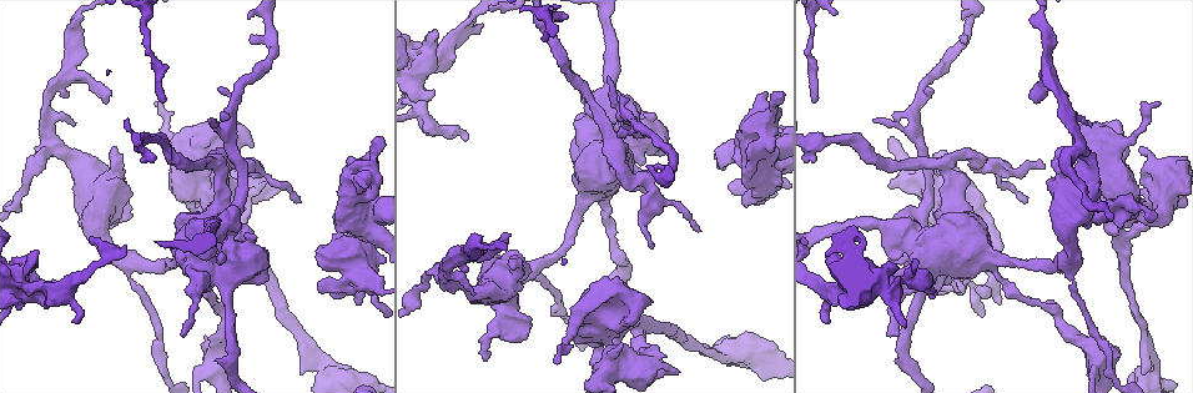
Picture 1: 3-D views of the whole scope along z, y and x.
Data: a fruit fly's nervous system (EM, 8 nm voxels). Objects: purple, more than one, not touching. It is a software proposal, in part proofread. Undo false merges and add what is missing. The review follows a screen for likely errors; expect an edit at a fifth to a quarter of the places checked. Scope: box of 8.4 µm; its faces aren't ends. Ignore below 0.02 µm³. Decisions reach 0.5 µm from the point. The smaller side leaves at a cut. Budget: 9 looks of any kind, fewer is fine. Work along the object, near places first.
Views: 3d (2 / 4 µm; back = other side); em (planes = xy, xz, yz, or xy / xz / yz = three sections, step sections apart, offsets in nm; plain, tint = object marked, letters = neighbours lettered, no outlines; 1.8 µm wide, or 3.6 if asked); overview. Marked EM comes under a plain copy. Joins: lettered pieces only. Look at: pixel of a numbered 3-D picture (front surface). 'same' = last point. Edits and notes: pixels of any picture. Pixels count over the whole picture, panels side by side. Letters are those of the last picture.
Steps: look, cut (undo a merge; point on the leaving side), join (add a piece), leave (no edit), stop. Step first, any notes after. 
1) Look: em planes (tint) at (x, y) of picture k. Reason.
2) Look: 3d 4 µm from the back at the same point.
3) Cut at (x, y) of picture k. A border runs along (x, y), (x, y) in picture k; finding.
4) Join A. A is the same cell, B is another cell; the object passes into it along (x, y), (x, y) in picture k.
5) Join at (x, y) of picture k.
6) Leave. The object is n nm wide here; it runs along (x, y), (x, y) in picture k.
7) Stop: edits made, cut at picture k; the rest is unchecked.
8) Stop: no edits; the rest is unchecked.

Look: 3d 4 µm at (1001, 250) of picture 1. An open end.

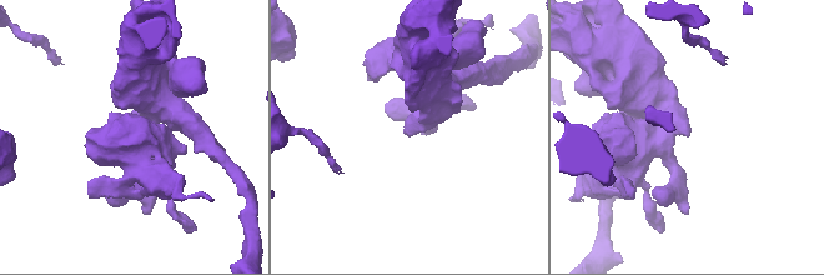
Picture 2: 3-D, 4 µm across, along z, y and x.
Look: em planes (letters) at (410, 136) of picture 2.

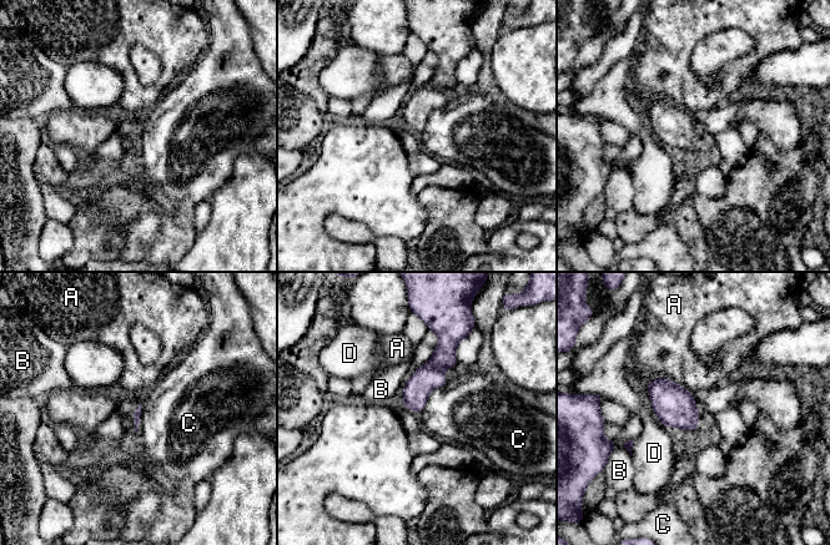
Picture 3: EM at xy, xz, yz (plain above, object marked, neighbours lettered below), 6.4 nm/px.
Cut at (449, 332) of picture 3. A, B, C and D are other cells; a second neuron is stuck on.

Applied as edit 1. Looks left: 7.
Look: em 3.6 µm planes (tint) at (242, 223) of picture 1. Closes a loop.

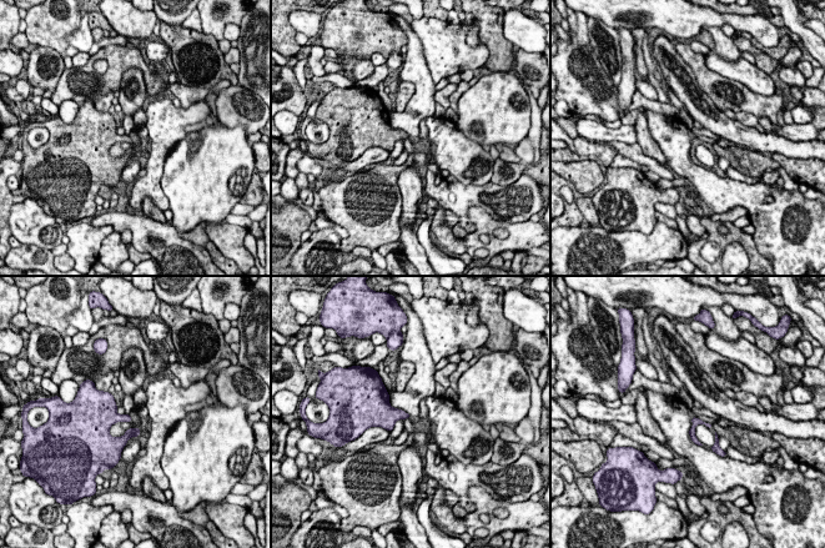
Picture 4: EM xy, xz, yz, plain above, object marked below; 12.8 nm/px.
Look: em 3.6 µm planes (letters) at the same point.

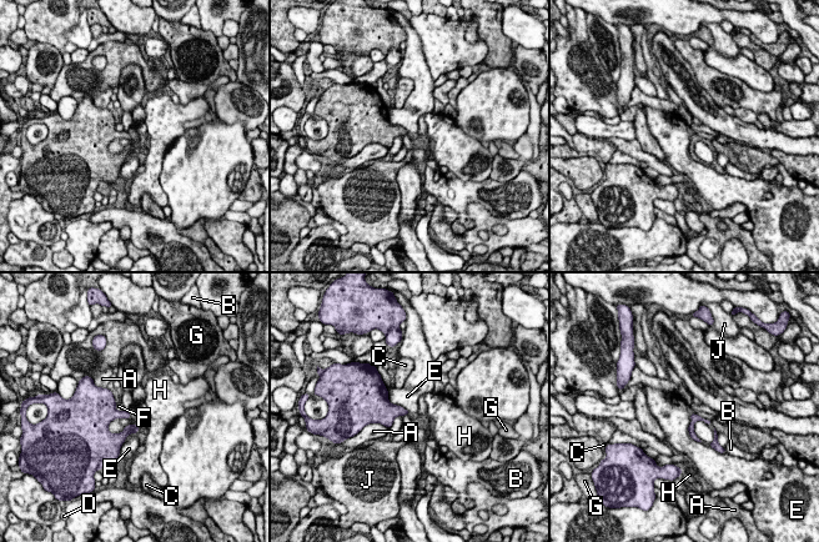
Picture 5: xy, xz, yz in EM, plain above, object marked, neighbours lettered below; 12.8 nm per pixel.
Leave. A, B, C, D, E, F, G, H and J are other cells; a border runs along (691, 413), (688, 433), (701, 442) in picture 5; all the same neuron.

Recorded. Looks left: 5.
Look: em yz step 8 (tint) at (616, 132) of picture 1. Branch stops here.

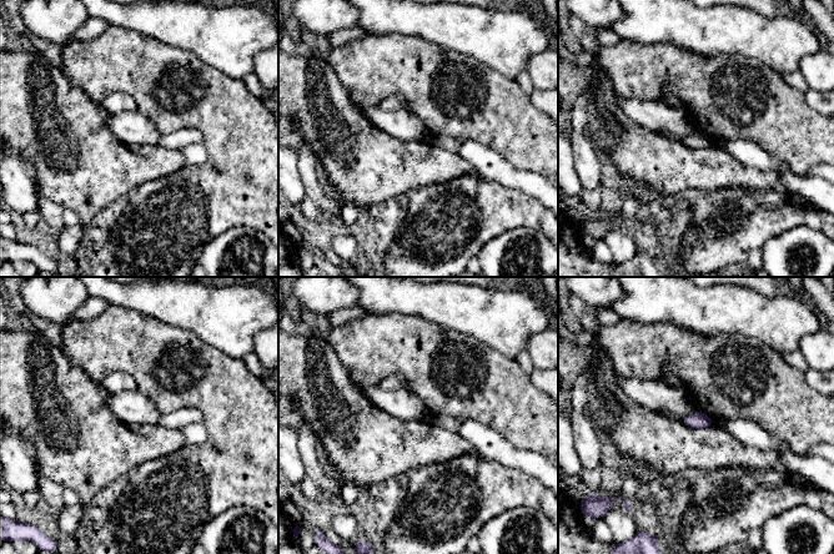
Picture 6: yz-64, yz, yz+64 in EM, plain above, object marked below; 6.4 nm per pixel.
Look: em planes (letters) at the same point.

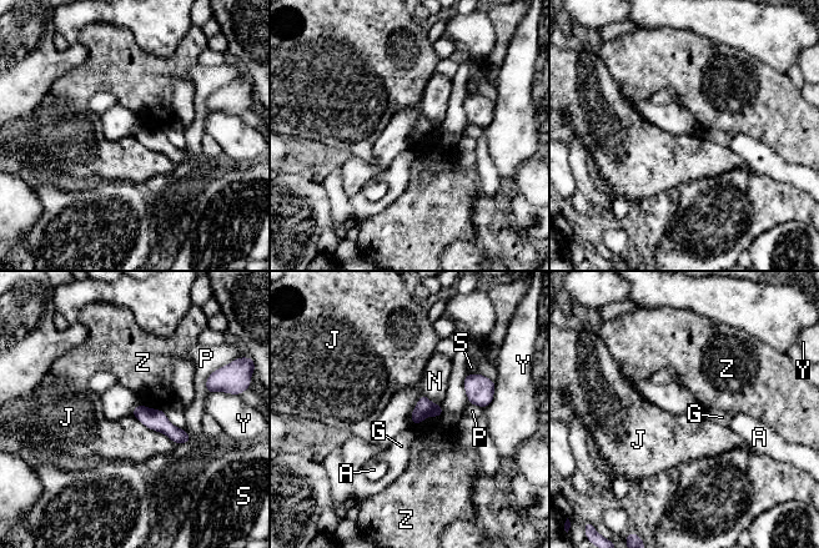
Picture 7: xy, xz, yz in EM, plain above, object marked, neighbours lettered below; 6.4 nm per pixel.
Leave. A, G, J, N, P, S, Y and Z are other cells; a border runs along (131, 415), (176, 443) in picture 7; none of them fits.

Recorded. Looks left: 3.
Look: overview. See it whole again.

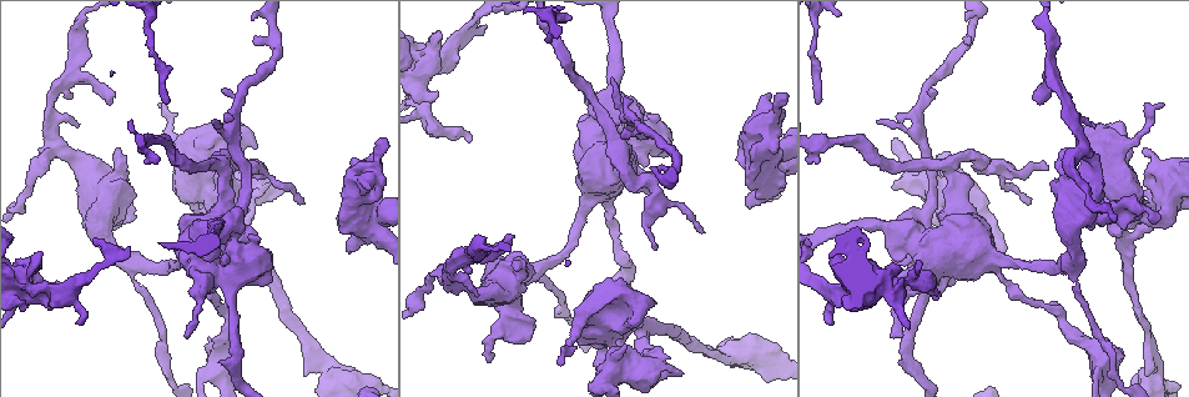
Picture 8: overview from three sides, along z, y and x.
Look: em xz step 8 (tint) at (513, 328) of picture 8. Sudden change in width.

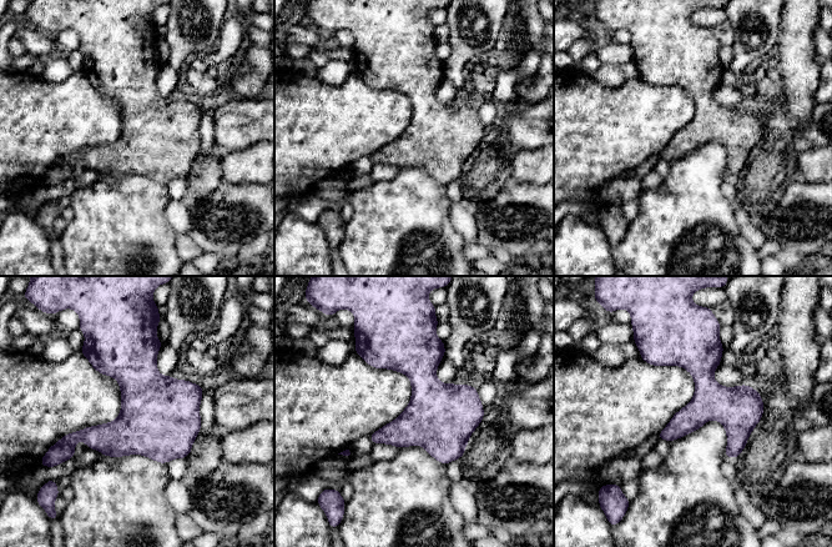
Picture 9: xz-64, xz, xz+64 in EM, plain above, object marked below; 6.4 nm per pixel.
Look: em xz step 8 (letters) at the same point. What lies round it.

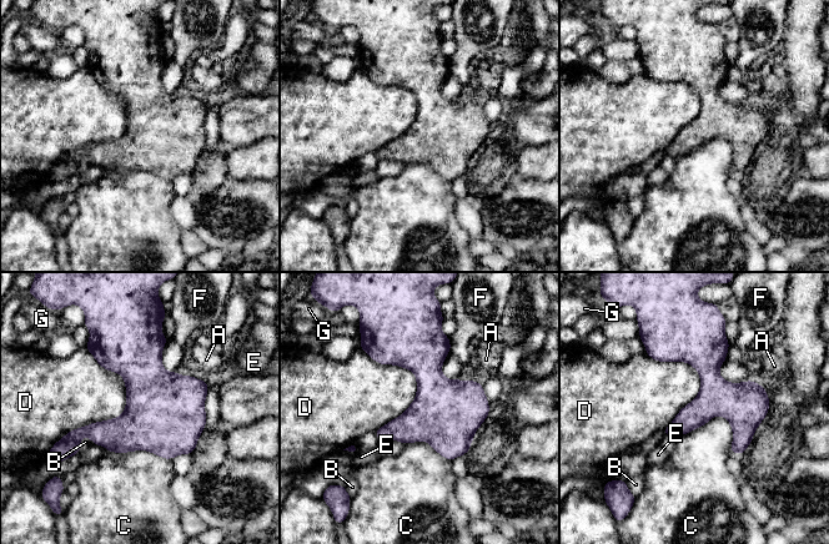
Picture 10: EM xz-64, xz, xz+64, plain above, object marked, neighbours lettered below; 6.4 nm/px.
Leave. A, B, C, D, E, F and G are other cells; a border runs along (86, 348), (125, 409), (59, 441) in picture 10; one neuron here.

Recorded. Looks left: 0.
Stop: edits made, cut at picture 3; the rest is unchecked.

